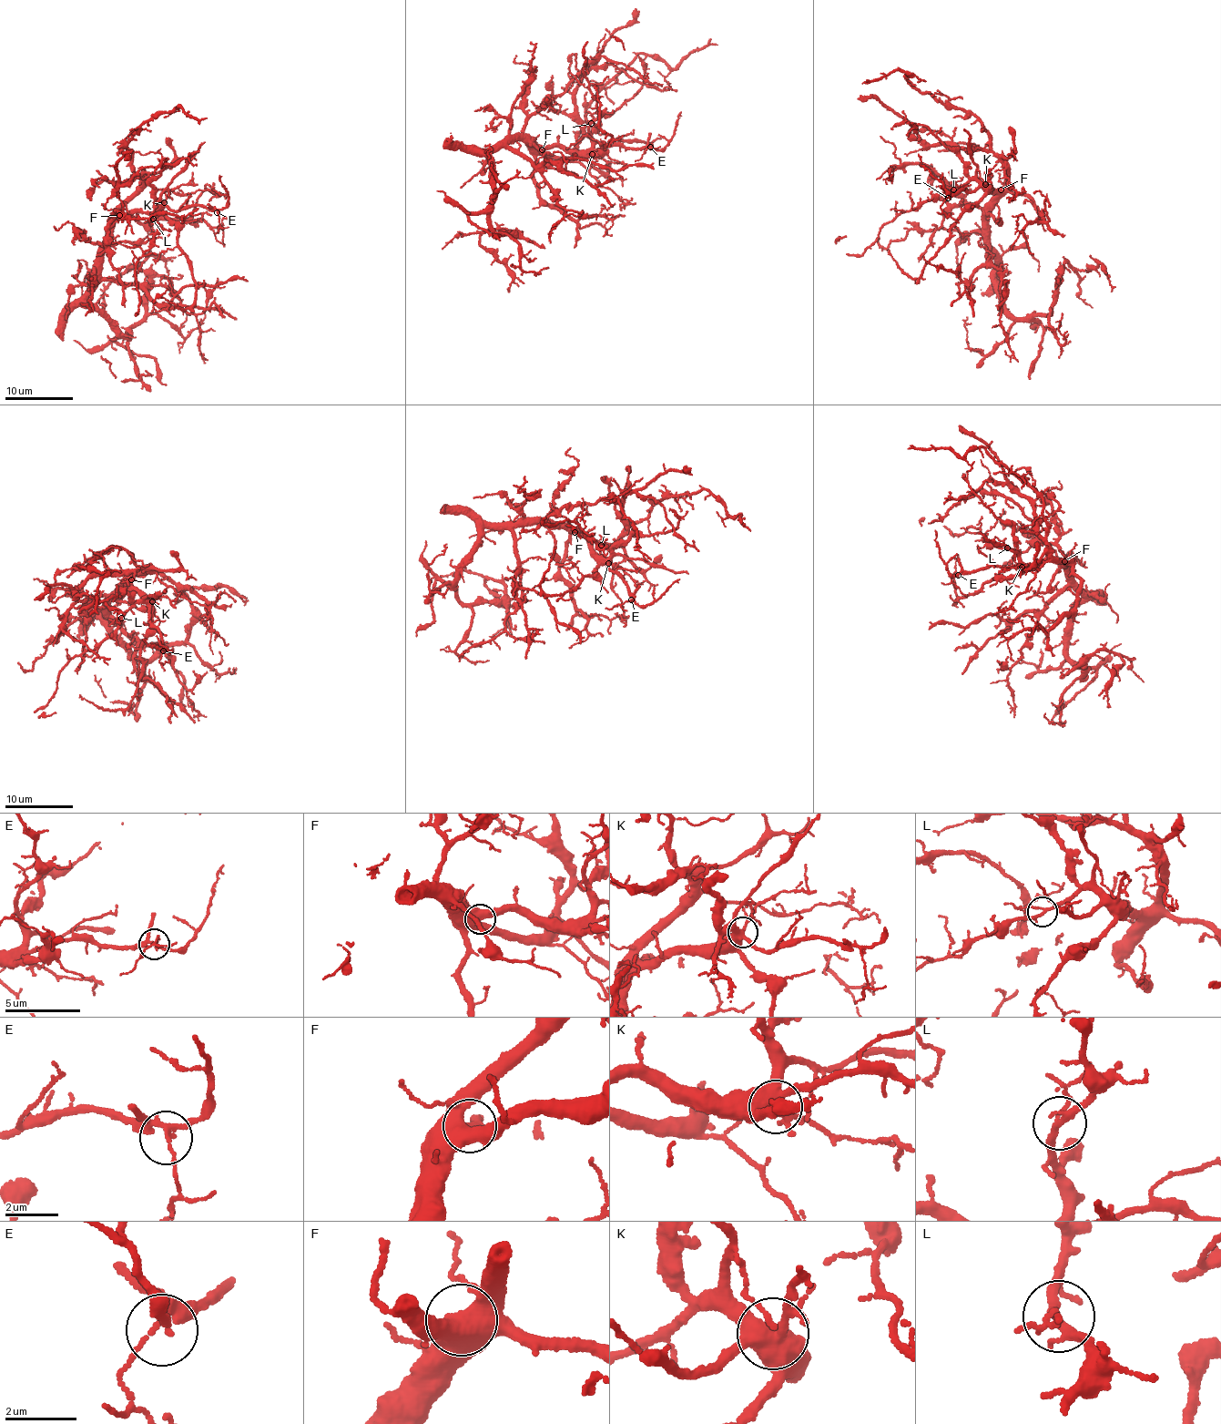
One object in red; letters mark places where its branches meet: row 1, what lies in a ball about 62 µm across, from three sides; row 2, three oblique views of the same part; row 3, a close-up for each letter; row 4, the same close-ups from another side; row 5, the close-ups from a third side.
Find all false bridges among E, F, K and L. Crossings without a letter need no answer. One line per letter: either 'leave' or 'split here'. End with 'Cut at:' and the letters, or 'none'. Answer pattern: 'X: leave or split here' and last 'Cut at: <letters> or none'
E: leave
F: leave
K: leave
L: leave
Cut at: none

